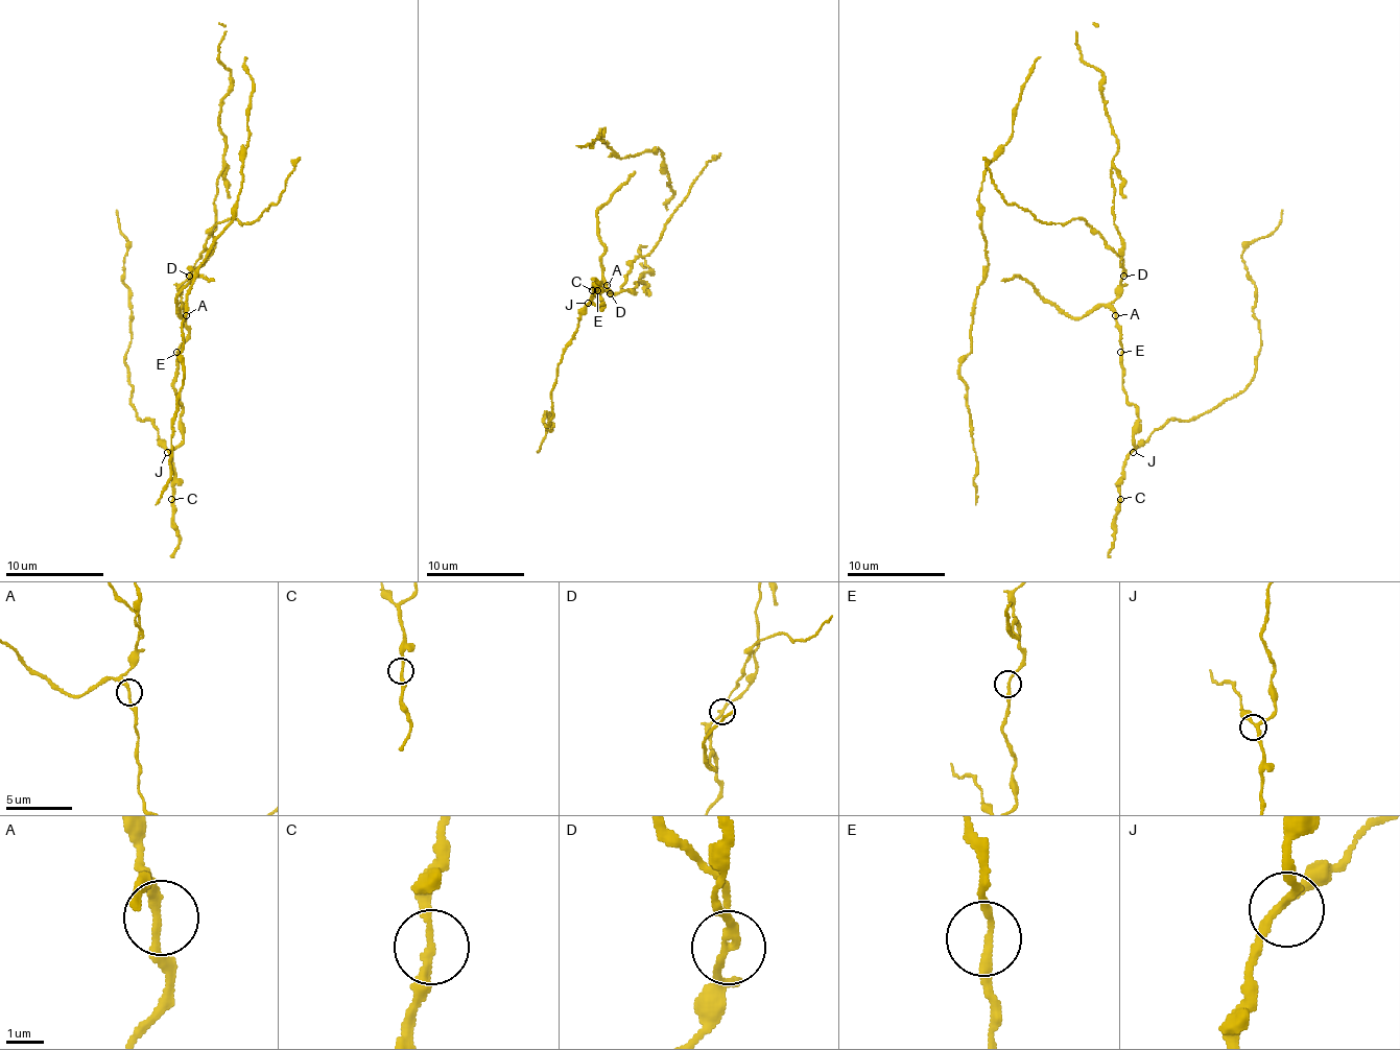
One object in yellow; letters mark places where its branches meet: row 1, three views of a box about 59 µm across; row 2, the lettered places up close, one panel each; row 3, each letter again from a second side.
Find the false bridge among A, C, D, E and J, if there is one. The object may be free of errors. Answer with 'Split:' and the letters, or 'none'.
Split: D

